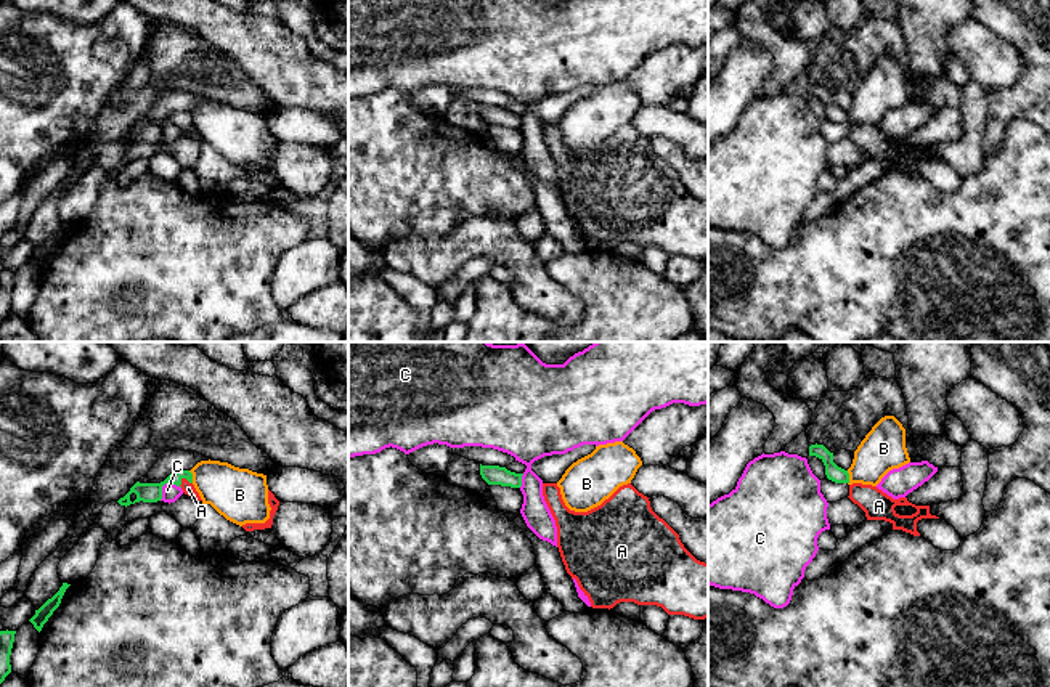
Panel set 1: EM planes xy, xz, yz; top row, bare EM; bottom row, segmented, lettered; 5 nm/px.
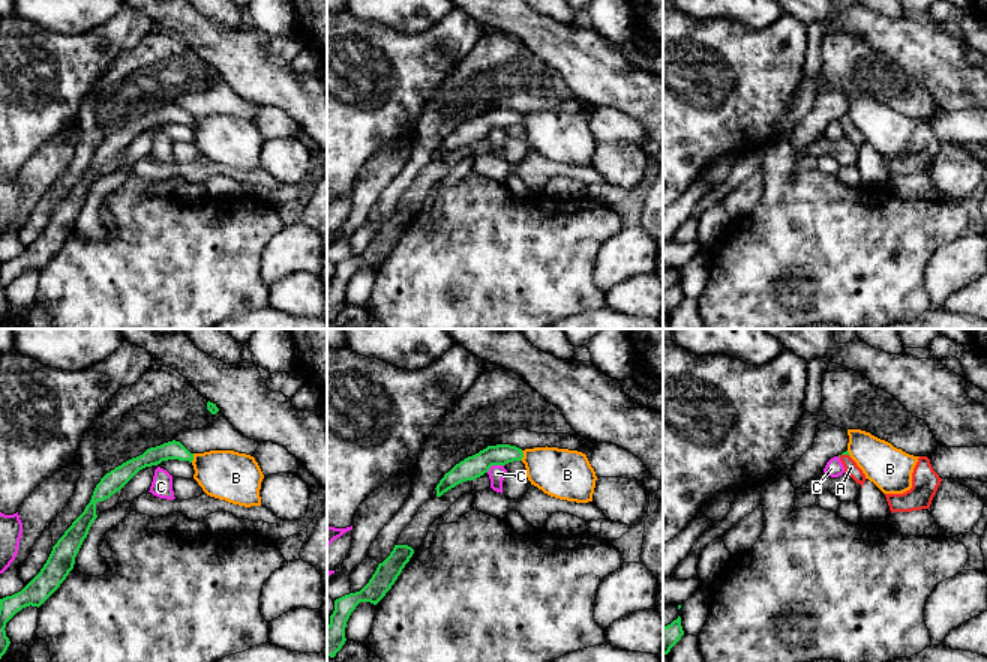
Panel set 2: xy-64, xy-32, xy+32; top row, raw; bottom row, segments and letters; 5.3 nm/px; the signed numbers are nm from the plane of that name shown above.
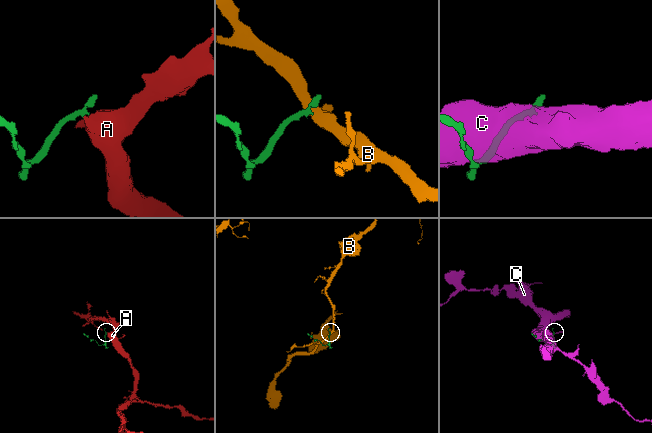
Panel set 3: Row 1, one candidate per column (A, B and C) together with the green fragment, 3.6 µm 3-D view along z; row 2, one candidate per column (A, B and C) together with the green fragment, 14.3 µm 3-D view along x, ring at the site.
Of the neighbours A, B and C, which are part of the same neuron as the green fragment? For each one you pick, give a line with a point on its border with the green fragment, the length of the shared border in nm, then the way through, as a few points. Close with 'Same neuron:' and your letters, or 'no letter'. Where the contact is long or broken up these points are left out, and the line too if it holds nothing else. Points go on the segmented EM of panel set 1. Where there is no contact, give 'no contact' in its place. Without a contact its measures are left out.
A: contact xy (183, 477); length 70 nm; way xy (145, 491), (183, 477), (188, 488)
Same neuron: A

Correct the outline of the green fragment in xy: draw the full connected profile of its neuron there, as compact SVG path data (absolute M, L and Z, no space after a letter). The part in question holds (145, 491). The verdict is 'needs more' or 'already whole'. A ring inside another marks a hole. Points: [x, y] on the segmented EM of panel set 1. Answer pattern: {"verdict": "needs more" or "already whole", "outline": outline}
{"verdict": "needs more", "outline": "M178 470L170 474L164 482L161 483L140 483L136 482L130 491L120 498L117 502L120 506L130 506L135 502L157 502L162 499L162 486L165 483L173 483L183 490L185 494L191 496L193 499L202 501L199 493L196 491L193 485L193 474L189 470Z"}

